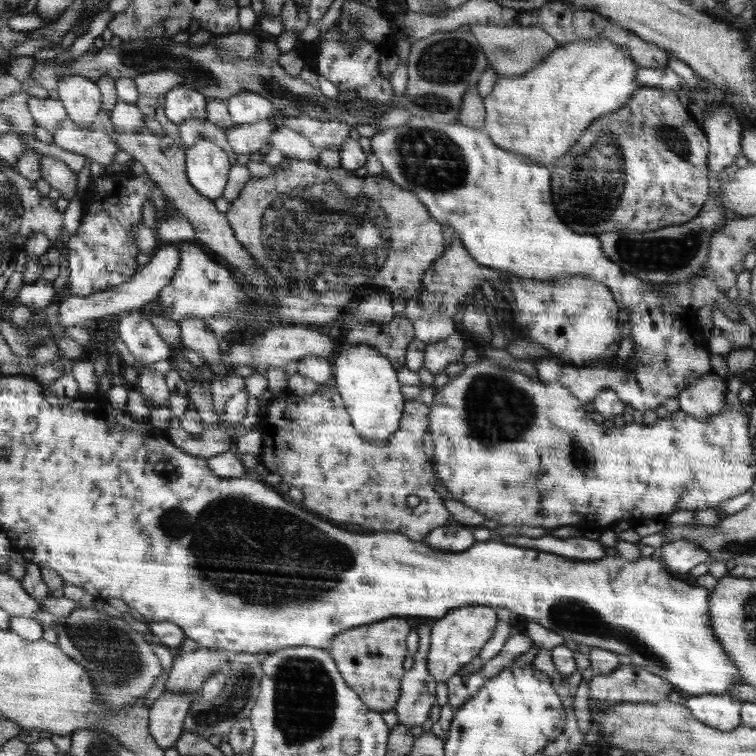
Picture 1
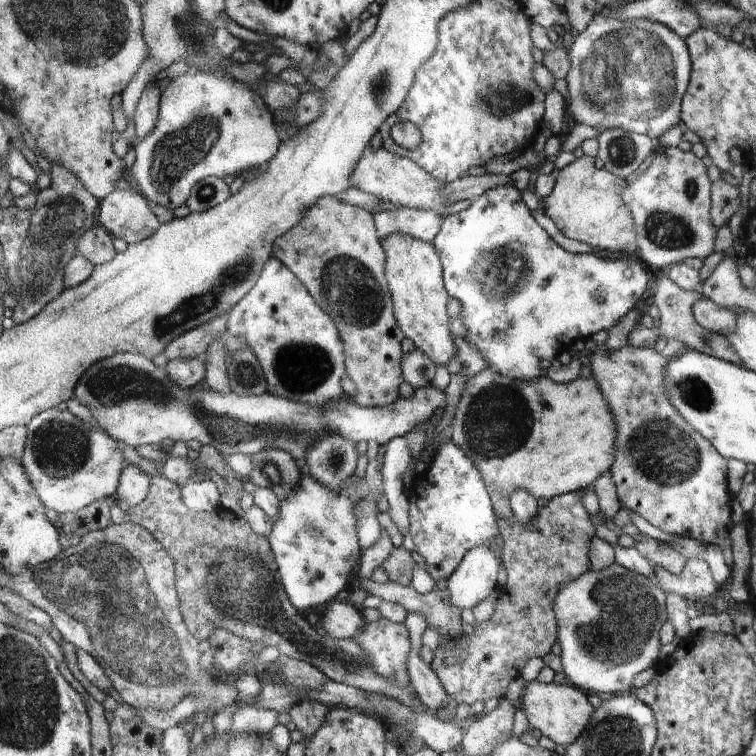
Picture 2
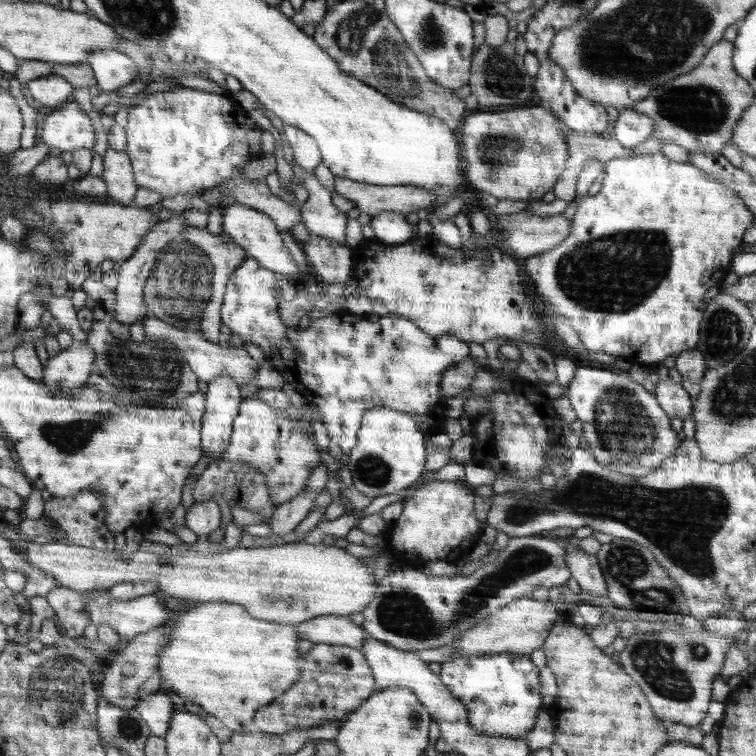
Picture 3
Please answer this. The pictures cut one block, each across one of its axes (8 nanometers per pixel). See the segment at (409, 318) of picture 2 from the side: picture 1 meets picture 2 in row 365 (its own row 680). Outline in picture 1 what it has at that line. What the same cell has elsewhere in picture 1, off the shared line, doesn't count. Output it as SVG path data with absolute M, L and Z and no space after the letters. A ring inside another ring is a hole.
M470 605L454 609L442 618L435 619L431 627L430 645L426 669L437 683L447 681L472 658L478 656L478 650L488 642L496 629L494 607Z

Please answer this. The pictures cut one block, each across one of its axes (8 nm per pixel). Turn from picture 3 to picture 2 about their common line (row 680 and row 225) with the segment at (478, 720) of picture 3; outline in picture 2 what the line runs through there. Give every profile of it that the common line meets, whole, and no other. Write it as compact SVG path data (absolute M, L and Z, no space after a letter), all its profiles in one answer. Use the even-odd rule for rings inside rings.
M514 185L496 186L466 210L445 217L431 244L442 258L446 290L462 306L460 319L466 327L465 340L482 354L487 367L511 380L539 379L546 366L552 364L552 356L564 352L574 340L585 341L592 334L615 327L648 288L648 272L630 255L608 259L594 253L571 254L558 246L533 218ZM522 280L526 284L516 284ZM514 288L518 292L506 298Z

